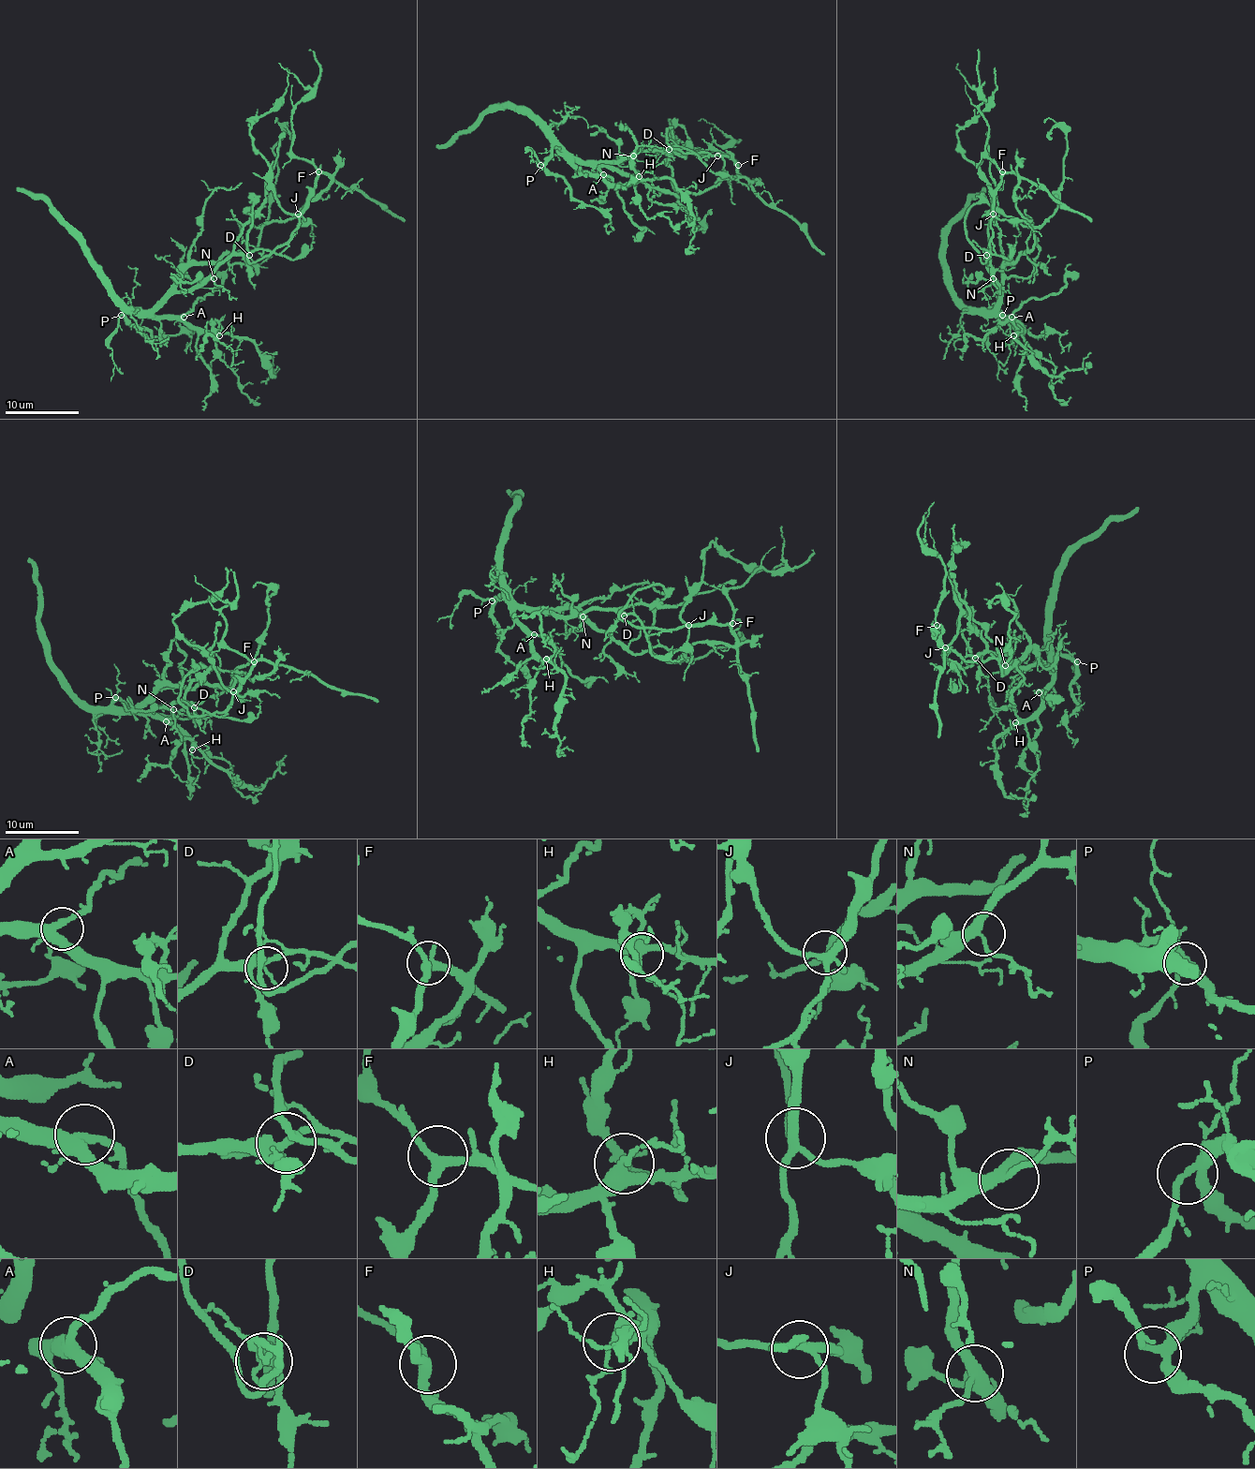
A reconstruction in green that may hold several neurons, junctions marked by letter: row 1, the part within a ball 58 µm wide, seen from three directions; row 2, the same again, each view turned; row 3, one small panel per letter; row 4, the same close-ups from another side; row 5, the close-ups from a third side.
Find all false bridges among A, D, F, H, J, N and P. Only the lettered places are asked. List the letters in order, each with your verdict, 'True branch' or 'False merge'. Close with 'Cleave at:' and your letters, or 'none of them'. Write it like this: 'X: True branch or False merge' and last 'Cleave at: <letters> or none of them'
A: True branch
D: False merge
F: True branch
H: True branch
J: True branch
N: True branch
P: True branch
Cleave at: D

